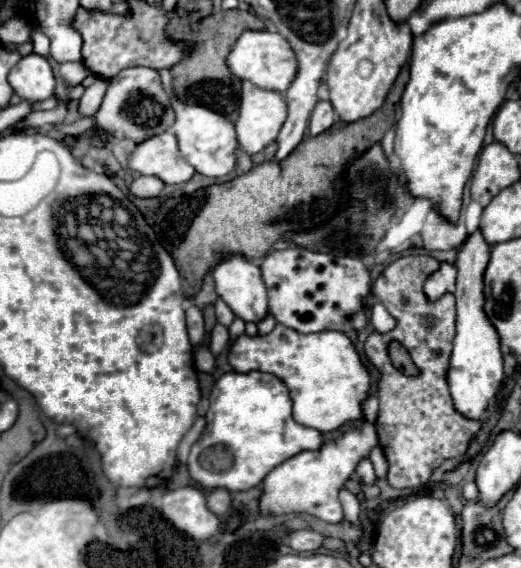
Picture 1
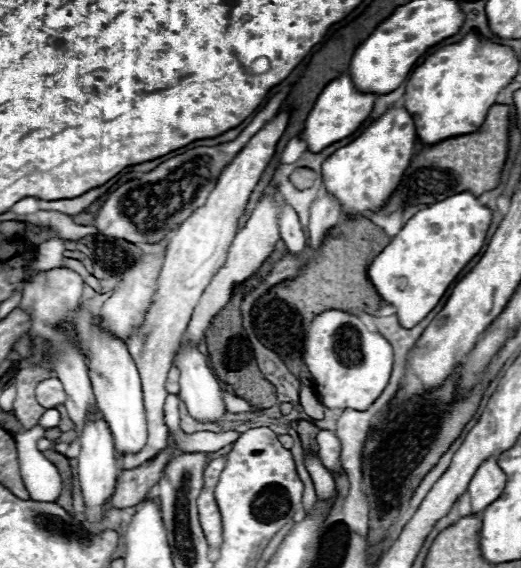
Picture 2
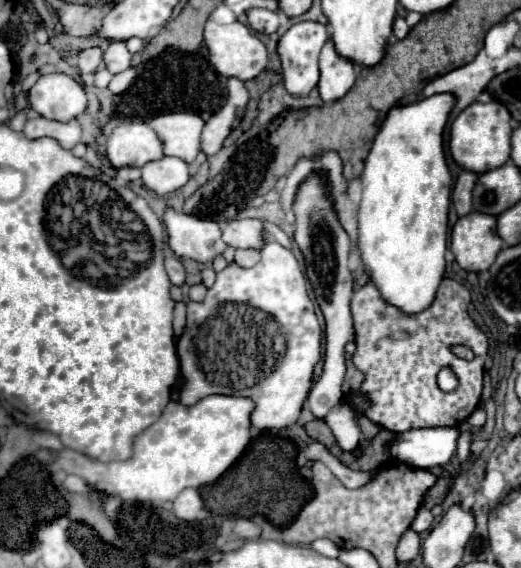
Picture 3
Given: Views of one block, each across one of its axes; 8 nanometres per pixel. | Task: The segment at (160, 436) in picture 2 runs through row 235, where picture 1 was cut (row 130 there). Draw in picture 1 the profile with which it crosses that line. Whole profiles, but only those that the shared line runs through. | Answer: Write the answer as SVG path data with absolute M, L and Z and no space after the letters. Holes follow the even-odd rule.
M174 100L174 112L176 122L170 128L170 132L178 138L178 148L182 158L196 168L198 174L210 176L210 178L224 178L236 168L236 150L238 150L238 138L234 132L234 124L224 118L222 114L198 106L198 104L186 104L182 100Z

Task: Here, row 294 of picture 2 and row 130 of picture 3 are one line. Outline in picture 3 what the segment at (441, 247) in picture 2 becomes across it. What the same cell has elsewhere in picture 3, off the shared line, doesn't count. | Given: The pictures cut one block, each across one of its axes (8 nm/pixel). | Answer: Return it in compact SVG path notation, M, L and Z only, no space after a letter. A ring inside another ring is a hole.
M434 94L414 104L392 108L384 120L372 150L366 158L362 172L362 200L358 210L358 240L356 248L360 252L364 272L370 276L382 300L396 306L404 314L424 312L436 296L438 284L446 270L446 234L448 234L448 208L450 208L450 188L452 178L444 158L442 130L446 126L446 116L454 106L454 96Z

